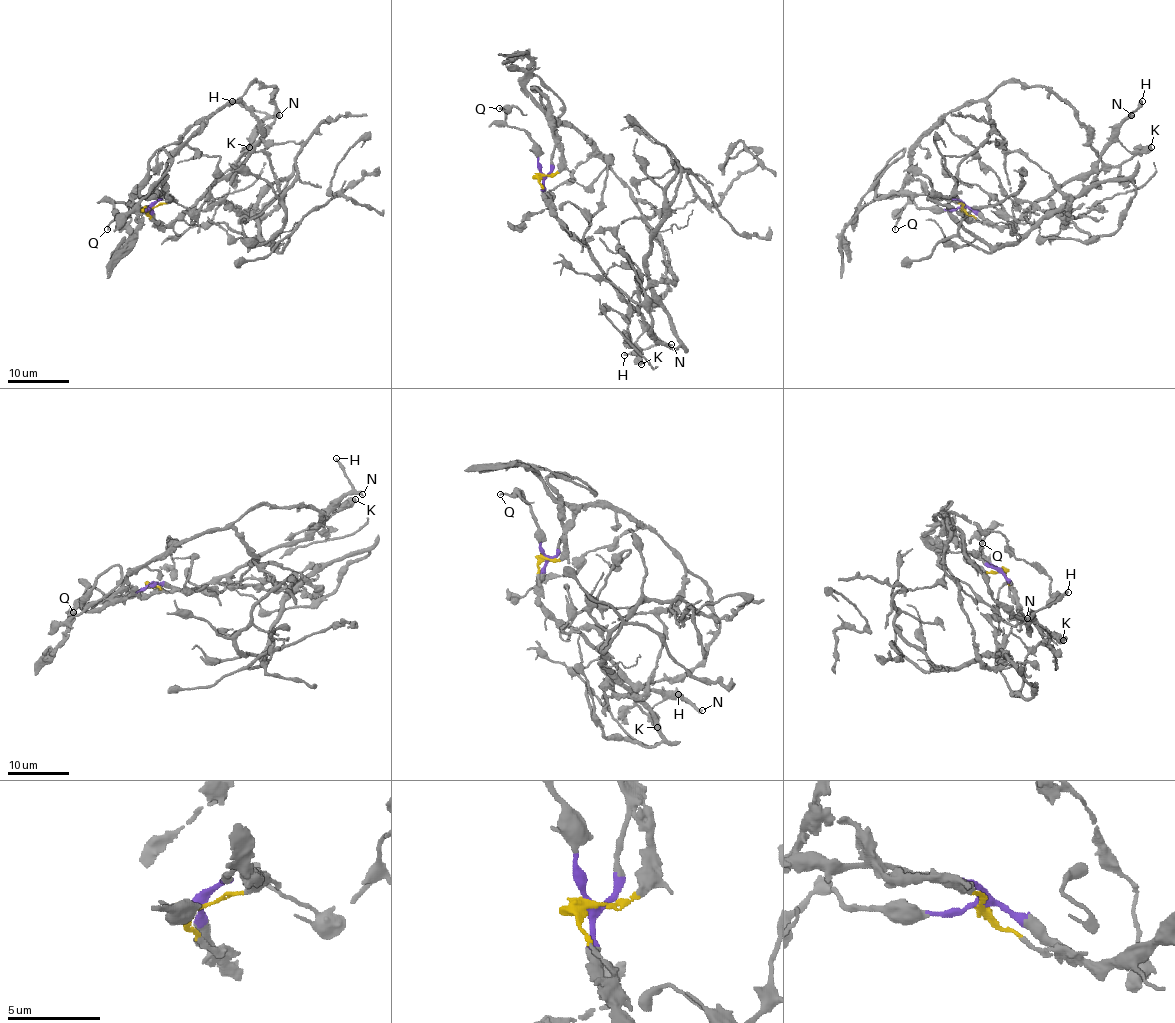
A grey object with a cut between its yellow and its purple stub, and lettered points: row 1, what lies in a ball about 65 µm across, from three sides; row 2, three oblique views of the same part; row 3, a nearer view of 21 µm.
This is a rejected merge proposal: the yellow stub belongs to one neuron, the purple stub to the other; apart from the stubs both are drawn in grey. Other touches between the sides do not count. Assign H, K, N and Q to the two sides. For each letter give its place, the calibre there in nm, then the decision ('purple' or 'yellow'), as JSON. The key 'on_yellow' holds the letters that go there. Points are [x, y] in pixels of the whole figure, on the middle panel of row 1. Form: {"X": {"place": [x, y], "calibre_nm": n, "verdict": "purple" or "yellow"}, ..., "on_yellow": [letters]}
{"H": {"place": [624, 355], "calibre_nm": 280, "verdict": "purple"}, "K": {"place": [641, 364], "calibre_nm": 700, "verdict": "yellow"}, "N": {"place": [671, 344], "calibre_nm": 380, "verdict": "purple"}, "Q": {"place": [499, 108], "calibre_nm": 180, "verdict": "purple"}, "on_yellow": ["K"]}

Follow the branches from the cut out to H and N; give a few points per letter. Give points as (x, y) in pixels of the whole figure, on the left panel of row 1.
H: (149, 206), (161, 226), (171, 226), (238, 168), (247, 156), (250, 133), (266, 114), (232, 100)
N: (149, 206), (161, 226), (171, 226), (217, 182), (226, 180), (246, 159), (252, 133), (266, 119), (280, 114)

